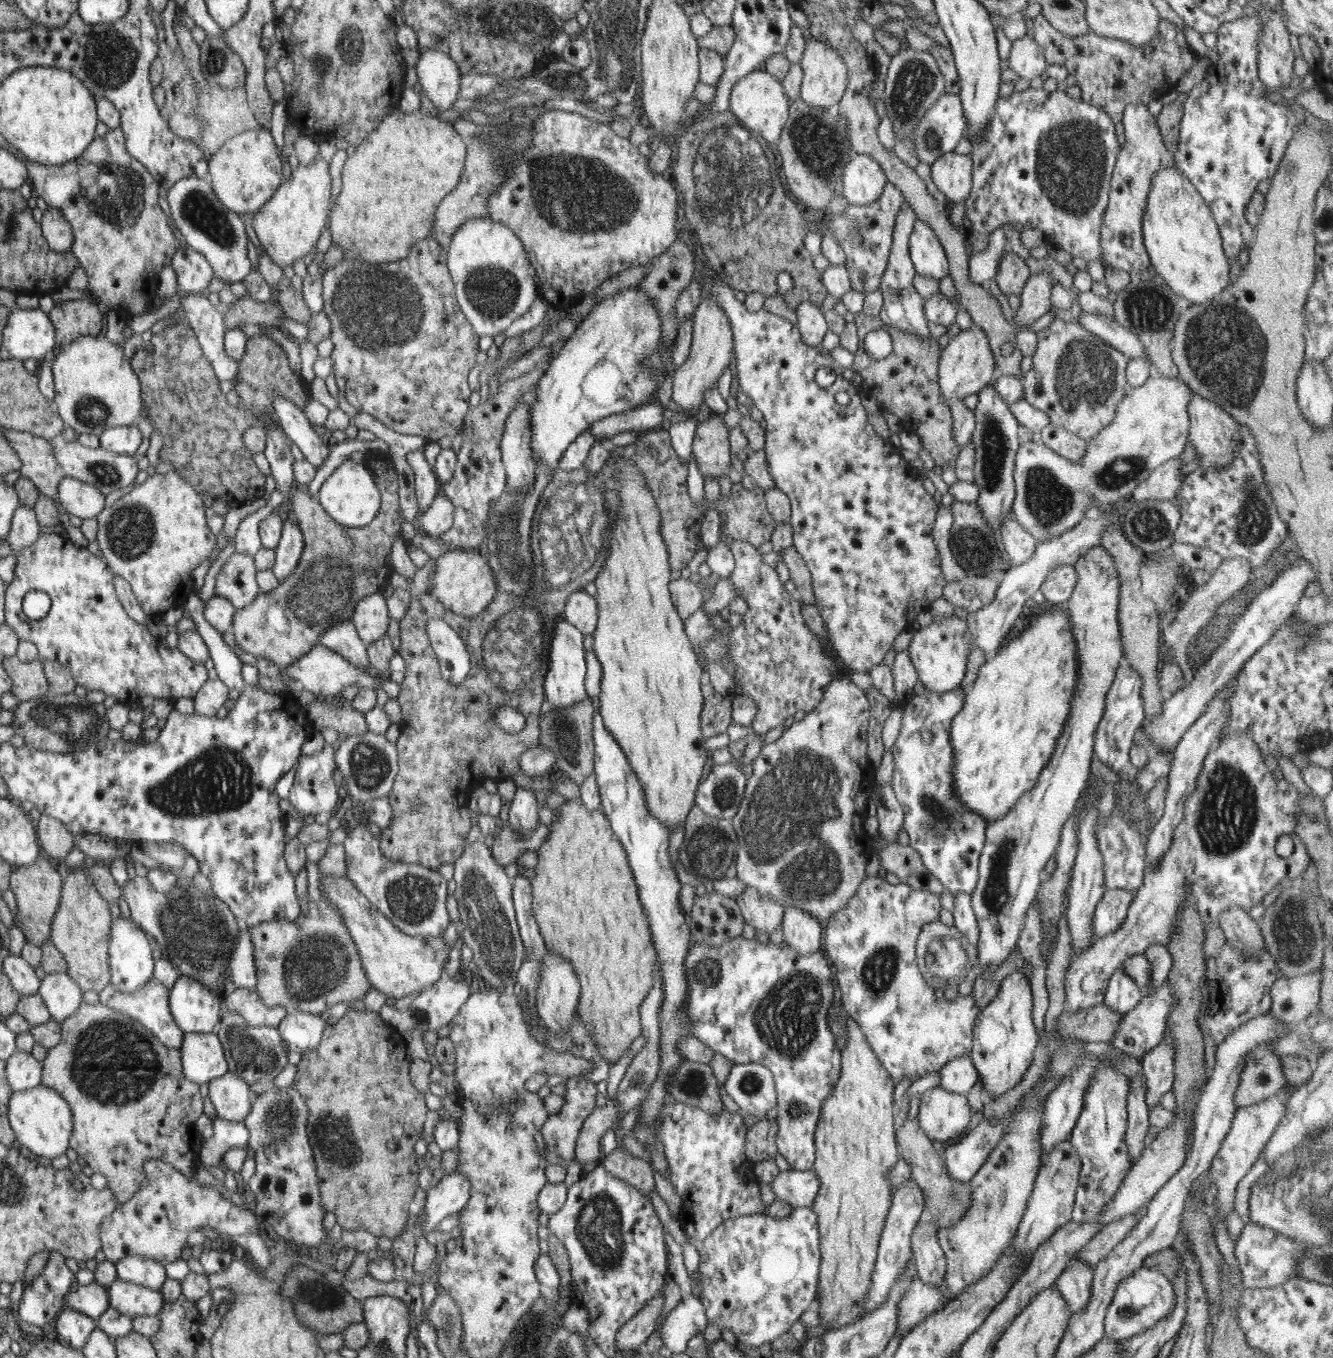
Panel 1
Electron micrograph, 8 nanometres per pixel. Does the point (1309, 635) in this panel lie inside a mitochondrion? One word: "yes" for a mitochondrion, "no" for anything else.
no

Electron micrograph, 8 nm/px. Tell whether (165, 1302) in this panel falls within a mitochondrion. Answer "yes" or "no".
no

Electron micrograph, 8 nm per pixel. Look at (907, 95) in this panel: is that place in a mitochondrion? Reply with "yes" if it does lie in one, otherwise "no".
yes

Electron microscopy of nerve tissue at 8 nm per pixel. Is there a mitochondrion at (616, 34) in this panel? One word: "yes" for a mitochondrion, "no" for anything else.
yes

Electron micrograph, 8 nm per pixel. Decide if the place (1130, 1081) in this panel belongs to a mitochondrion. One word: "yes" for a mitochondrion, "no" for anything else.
no

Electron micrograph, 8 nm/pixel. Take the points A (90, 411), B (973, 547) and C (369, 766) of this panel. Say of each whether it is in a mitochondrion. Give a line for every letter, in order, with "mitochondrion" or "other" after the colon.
A: mitochondrion
B: mitochondrion
C: mitochondrion

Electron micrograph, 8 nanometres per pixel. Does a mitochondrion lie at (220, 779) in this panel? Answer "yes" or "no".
yes

